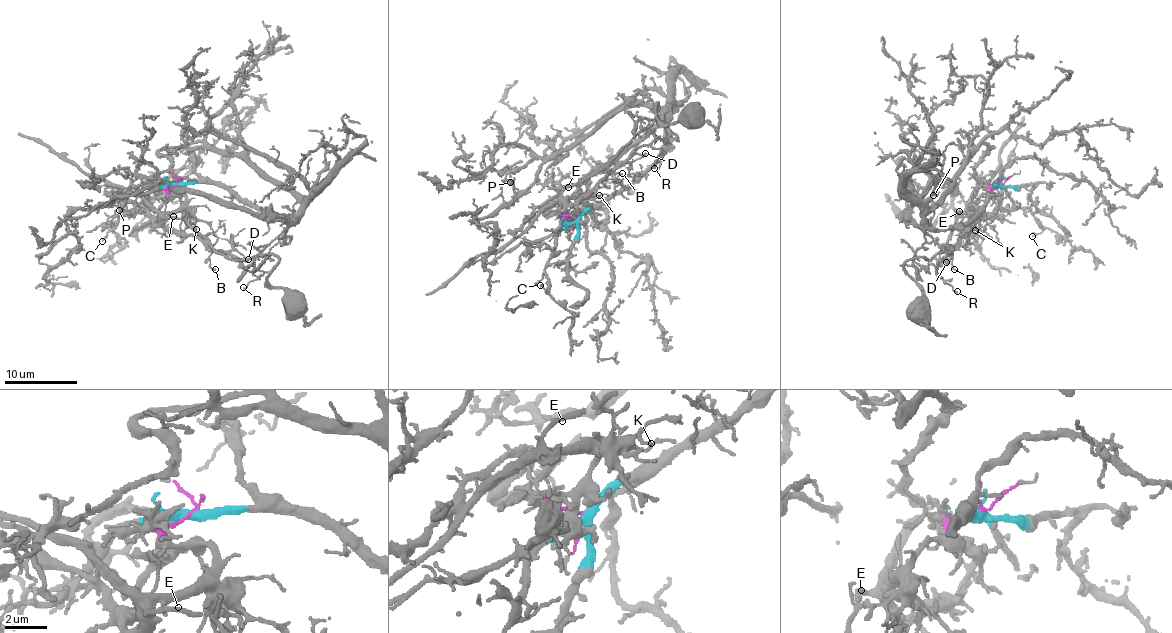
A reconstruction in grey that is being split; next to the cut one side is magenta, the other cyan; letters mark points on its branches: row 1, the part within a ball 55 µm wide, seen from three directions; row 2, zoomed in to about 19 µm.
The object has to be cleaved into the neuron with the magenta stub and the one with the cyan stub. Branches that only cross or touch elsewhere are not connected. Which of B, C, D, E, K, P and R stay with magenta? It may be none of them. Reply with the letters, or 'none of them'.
B, D, E, K, R

